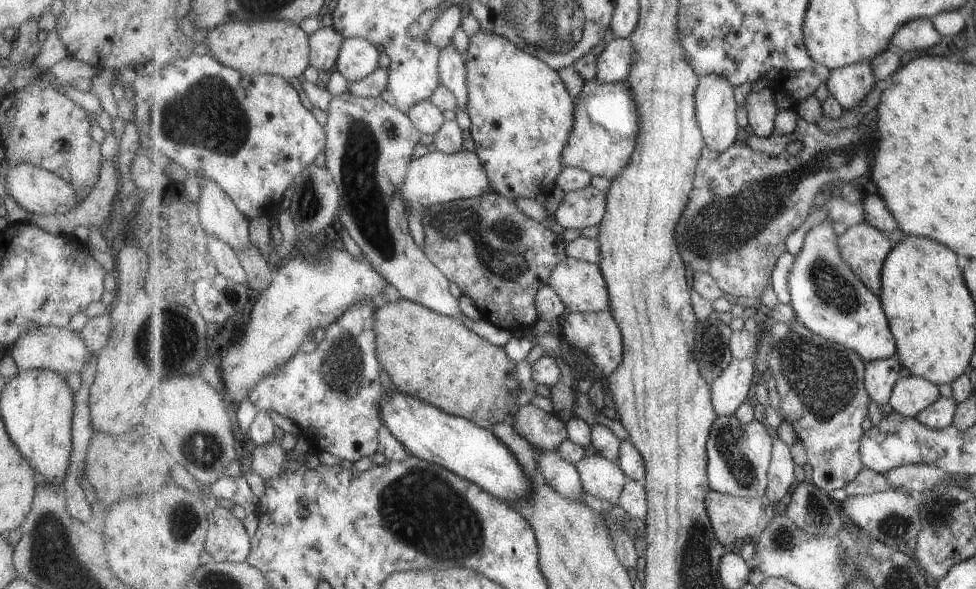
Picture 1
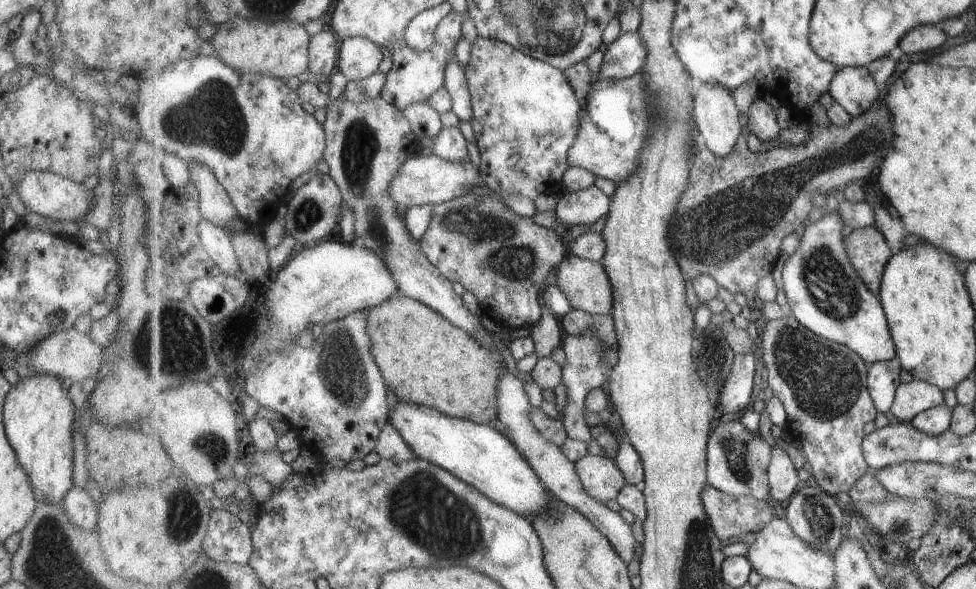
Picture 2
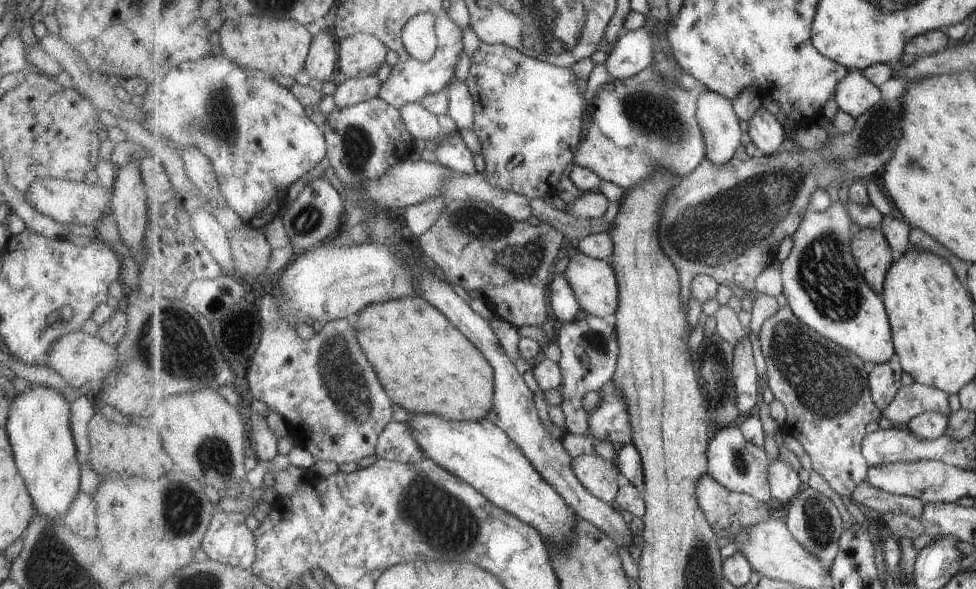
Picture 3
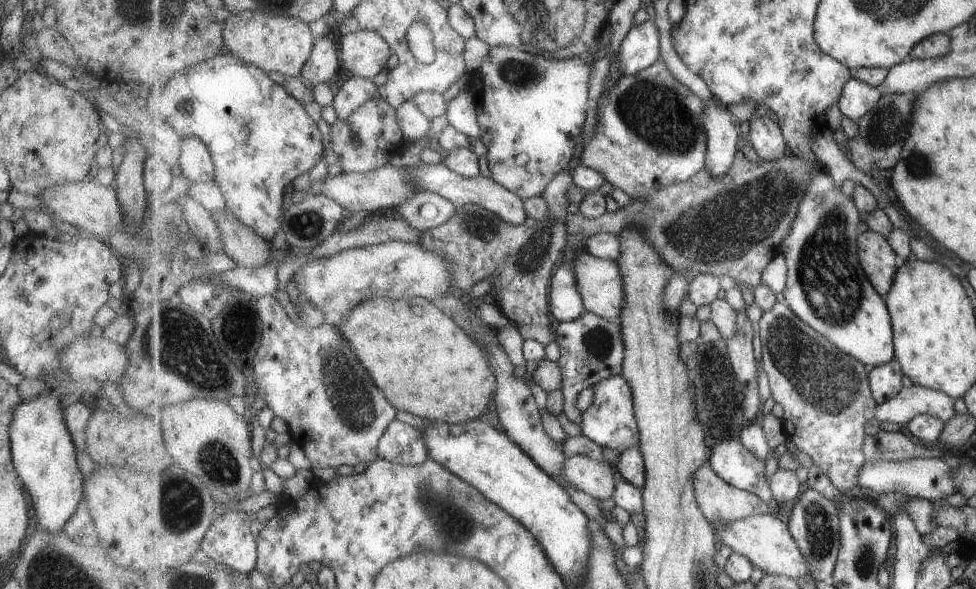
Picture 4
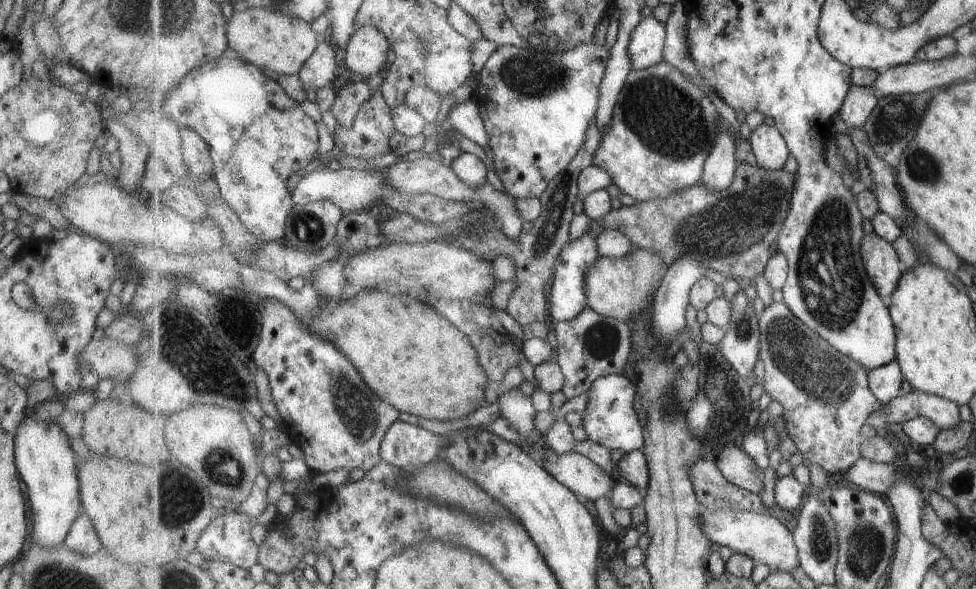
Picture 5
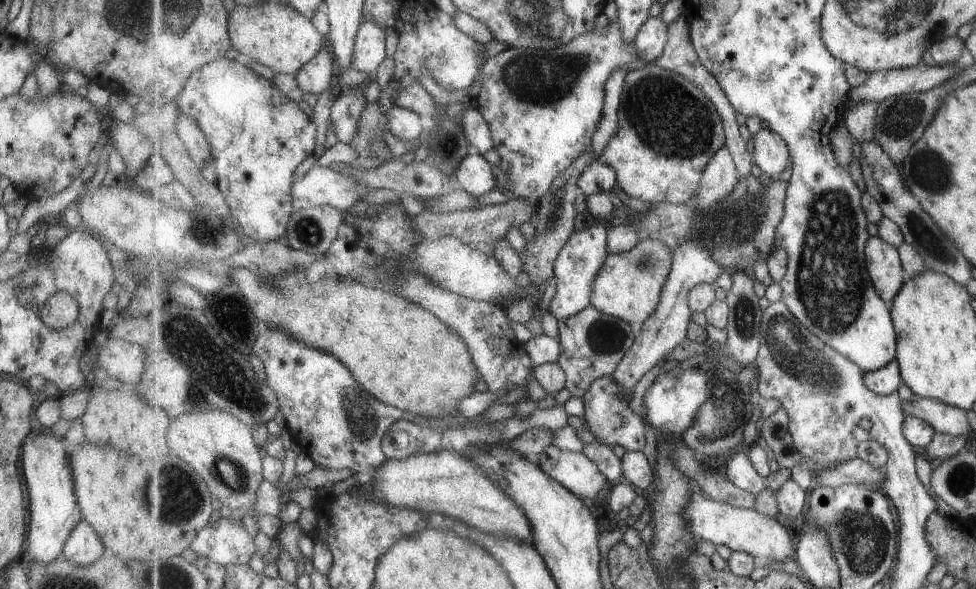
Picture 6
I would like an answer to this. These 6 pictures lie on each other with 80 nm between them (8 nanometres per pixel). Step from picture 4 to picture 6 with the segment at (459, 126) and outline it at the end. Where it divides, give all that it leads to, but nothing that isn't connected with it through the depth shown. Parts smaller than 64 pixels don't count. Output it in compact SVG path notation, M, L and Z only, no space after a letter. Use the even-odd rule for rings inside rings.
M472 104L468 109L458 116L463 123L468 139L472 143L474 151L485 154L487 150L494 147L494 138L487 122L476 105Z

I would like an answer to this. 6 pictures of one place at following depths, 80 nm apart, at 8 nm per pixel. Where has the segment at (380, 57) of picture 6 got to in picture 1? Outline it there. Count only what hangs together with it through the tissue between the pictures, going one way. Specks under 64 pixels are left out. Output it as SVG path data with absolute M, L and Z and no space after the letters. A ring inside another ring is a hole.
M349 37L343 43L336 70L347 80L348 85L361 82L379 68L379 50L365 37Z

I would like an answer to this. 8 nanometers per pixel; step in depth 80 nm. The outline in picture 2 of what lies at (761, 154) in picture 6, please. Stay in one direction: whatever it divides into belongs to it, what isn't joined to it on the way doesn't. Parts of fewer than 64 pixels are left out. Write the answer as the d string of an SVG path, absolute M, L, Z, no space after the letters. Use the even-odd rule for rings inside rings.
M762 98L750 106L748 112L748 128L763 142L775 140L782 131L778 121L778 111Z

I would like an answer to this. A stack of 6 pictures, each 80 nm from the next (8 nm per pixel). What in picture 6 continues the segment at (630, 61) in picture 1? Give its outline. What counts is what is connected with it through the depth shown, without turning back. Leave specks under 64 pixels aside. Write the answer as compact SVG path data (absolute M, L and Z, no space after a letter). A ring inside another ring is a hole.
M648 17L640 26L634 45L645 64L655 63L664 53L669 40L669 24L659 17Z

